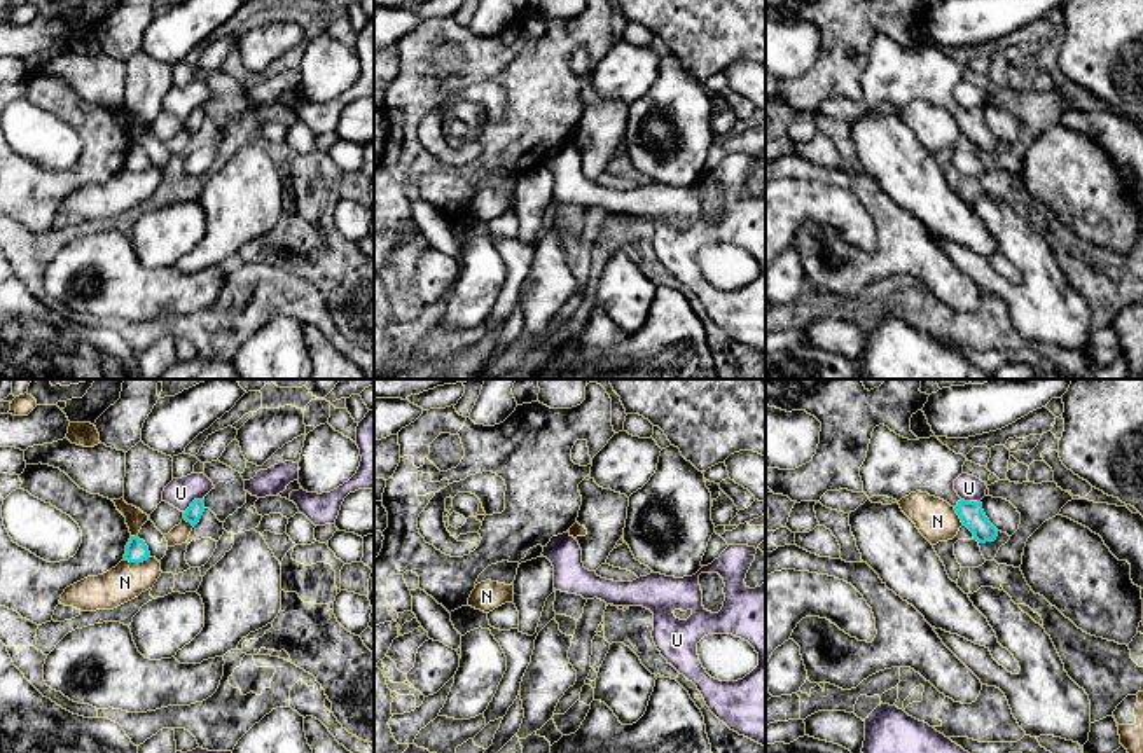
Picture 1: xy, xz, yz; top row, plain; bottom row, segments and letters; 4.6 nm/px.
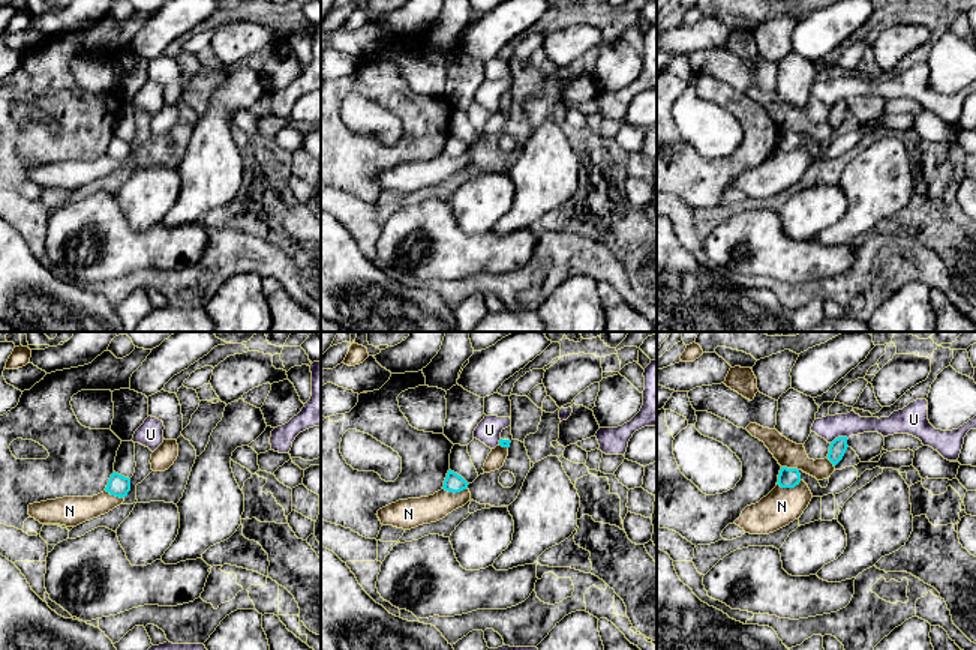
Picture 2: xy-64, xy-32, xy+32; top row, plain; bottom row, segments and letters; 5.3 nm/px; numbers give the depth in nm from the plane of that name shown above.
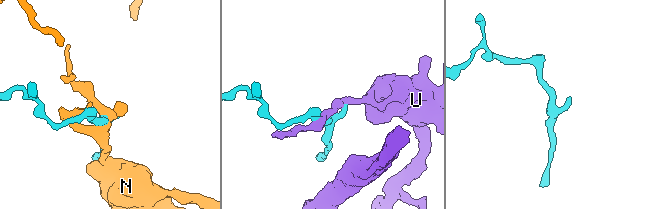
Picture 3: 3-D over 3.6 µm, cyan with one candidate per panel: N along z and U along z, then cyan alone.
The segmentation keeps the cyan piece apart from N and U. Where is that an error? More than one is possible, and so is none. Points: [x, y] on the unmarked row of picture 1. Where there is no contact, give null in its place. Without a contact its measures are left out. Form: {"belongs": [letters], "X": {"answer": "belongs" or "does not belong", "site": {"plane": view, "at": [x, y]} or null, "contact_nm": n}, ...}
{"belongs": [], "N": {"answer": "does not belong", "site": {"plane": "xy", "at": [137, 170]}, "contact_nm": 120}, "U": {"answer": "does not belong", "site": {"plane": "xy", "at": [191, 112]}, "contact_nm": 120}}

